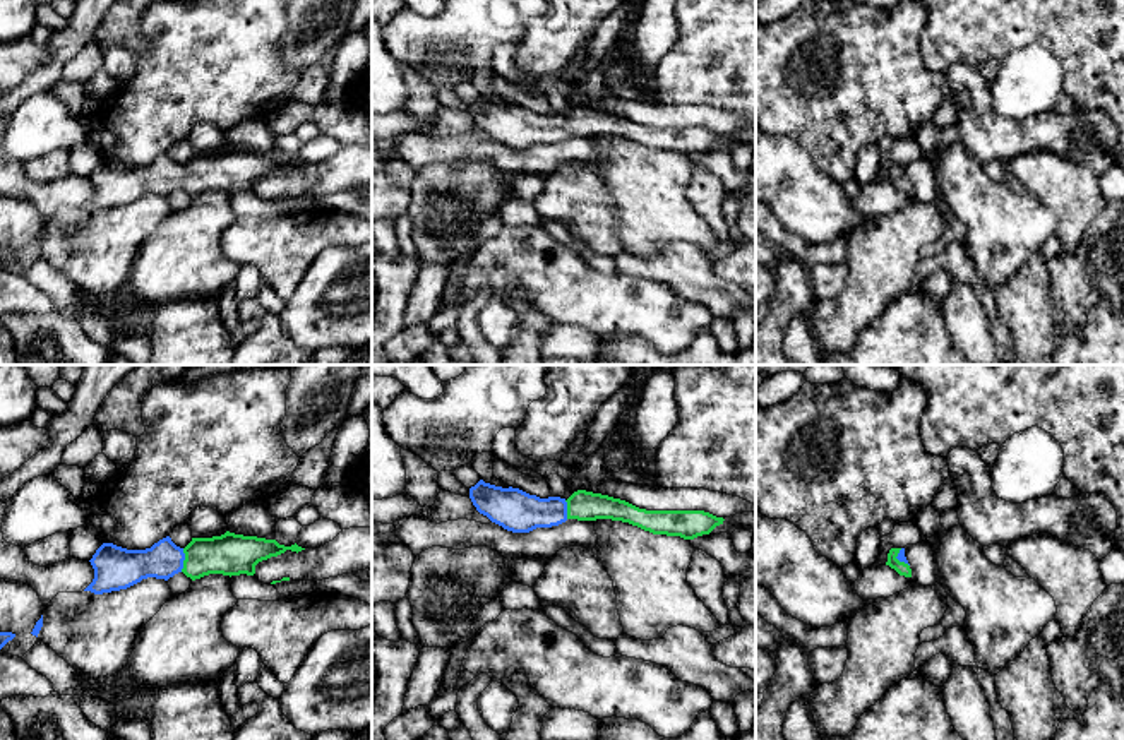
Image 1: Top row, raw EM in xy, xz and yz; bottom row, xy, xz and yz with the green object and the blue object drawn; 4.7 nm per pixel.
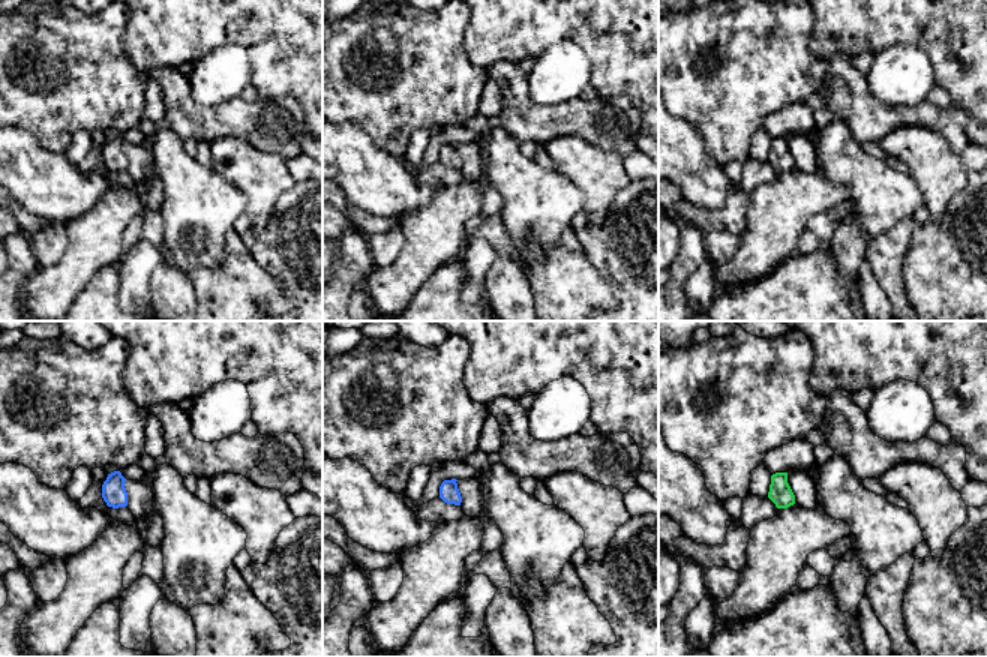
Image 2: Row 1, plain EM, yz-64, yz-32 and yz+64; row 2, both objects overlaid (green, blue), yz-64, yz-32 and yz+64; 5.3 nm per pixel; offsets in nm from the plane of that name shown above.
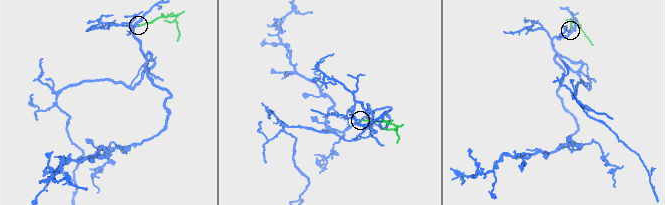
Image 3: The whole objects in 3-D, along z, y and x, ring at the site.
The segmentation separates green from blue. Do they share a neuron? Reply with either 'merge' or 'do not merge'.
merge

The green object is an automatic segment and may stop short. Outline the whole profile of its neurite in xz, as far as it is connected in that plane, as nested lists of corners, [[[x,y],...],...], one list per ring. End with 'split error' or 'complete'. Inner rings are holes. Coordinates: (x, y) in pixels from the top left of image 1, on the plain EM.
[[[483,96],[469,104],[469,115],[480,130],[512,149],[552,144],[567,135],[612,135],[653,151],[694,156],[709,151],[725,137],[704,127],[646,127],[625,116],[586,106],[574,108],[567,116],[560,113],[540,115],[519,104],[502,104]]]; split error

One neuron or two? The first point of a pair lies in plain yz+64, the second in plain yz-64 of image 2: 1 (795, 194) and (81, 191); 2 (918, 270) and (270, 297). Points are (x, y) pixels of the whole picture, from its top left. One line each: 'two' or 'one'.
1: two
2: two

